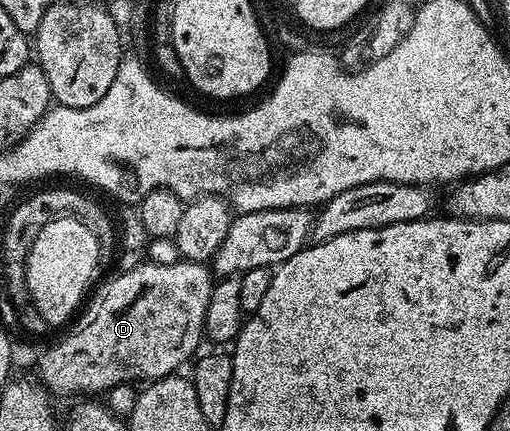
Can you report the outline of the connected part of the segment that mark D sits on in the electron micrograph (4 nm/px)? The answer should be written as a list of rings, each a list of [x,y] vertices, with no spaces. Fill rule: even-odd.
[[[184,259],[177,260],[174,265],[142,263],[116,275],[118,277],[96,286],[97,294],[95,289],[72,322],[73,330],[42,355],[39,381],[50,394],[97,395],[100,389],[102,392],[116,385],[137,383],[140,377],[145,377],[146,382],[156,381],[158,377],[176,374],[180,370],[177,368],[198,352],[197,344],[203,341],[207,303],[215,284],[214,274],[208,264]]]

